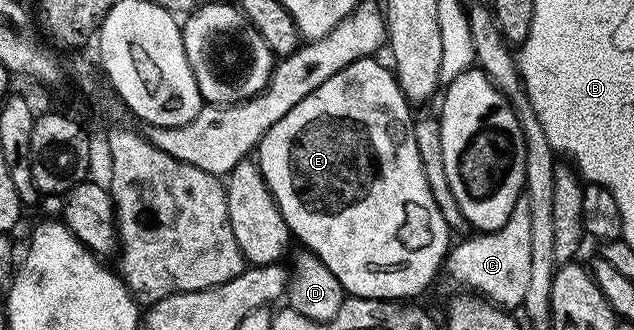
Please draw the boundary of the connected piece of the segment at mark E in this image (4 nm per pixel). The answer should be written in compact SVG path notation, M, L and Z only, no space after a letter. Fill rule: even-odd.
M368 57L366 59L357 59L353 61L352 64L346 65L345 68L341 69L340 72L333 74L320 88L313 90L309 93L307 97L303 100L298 101L297 105L293 109L289 110L289 113L285 113L285 117L281 117L279 121L265 133L264 137L257 146L257 162L261 173L265 177L267 182L267 187L273 194L275 194L275 200L277 205L281 209L283 214L283 219L287 223L287 227L290 229L292 236L296 240L303 239L302 246L306 250L311 251L317 256L317 258L325 264L329 269L329 273L333 273L333 277L337 277L337 281L341 281L344 292L348 296L354 297L356 299L389 299L392 301L407 301L412 297L411 295L419 295L431 282L435 279L435 274L441 271L444 266L445 260L449 254L449 242L447 243L447 238L449 238L449 232L447 226L445 225L445 217L441 217L441 209L437 209L437 201L433 201L433 193L429 193L429 181L425 181L425 169L421 169L421 157L417 153L417 141L415 140L415 124L413 122L413 114L411 115L412 108L409 106L409 100L403 96L403 91L399 87L399 81L395 78L394 74L390 70L387 71L378 63L378 58Z

